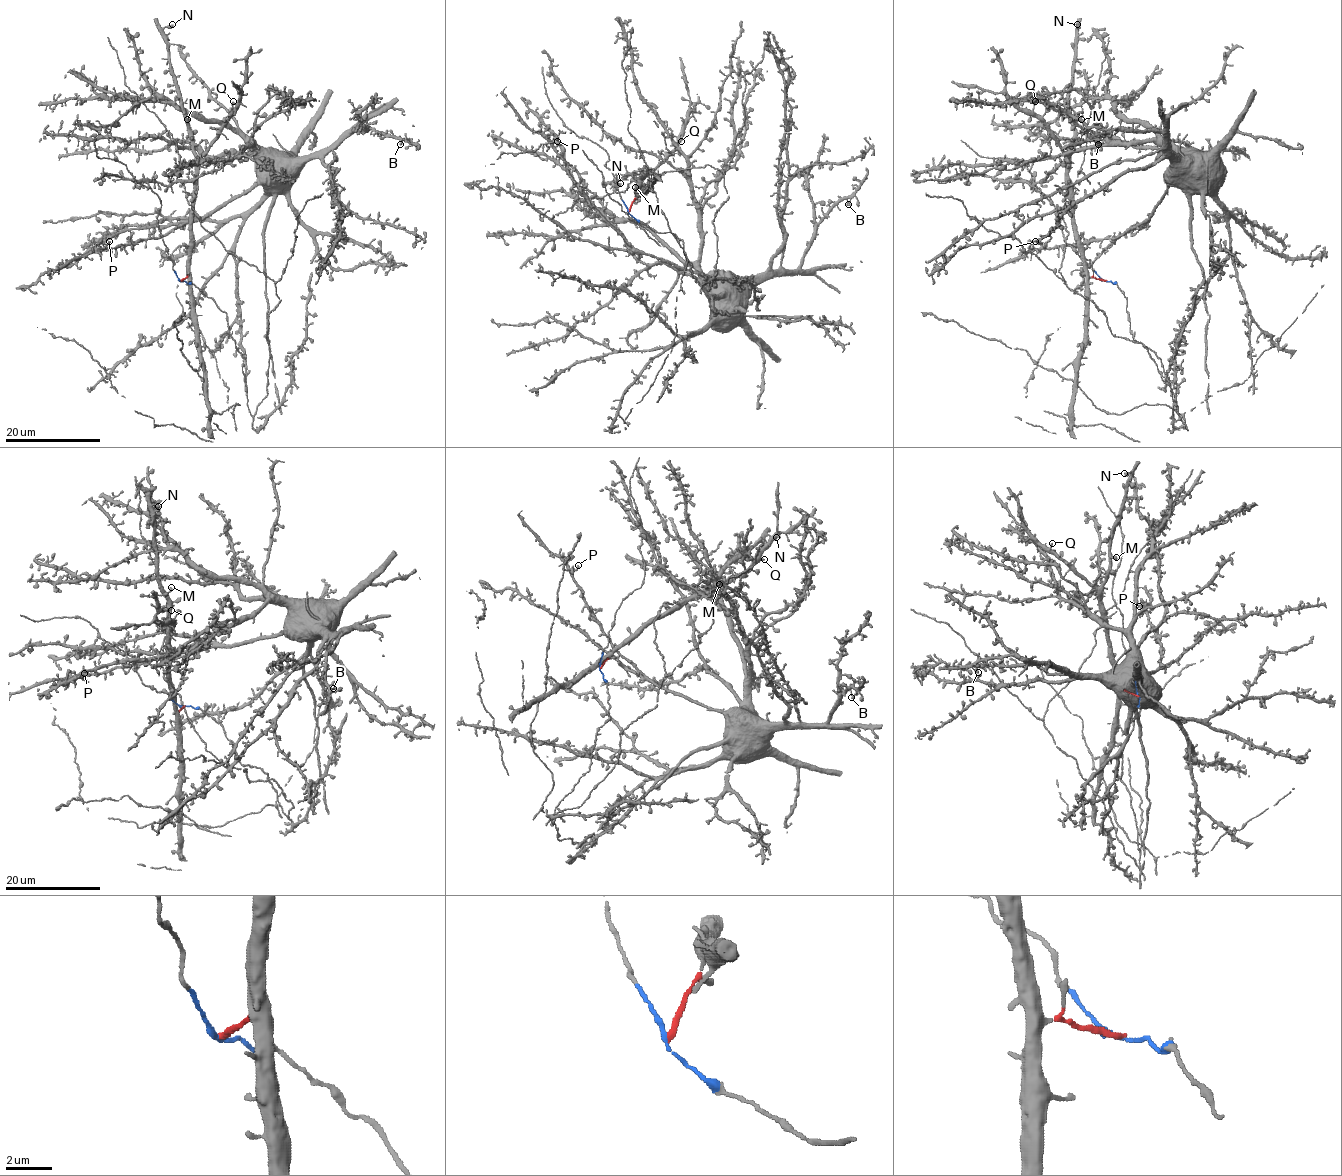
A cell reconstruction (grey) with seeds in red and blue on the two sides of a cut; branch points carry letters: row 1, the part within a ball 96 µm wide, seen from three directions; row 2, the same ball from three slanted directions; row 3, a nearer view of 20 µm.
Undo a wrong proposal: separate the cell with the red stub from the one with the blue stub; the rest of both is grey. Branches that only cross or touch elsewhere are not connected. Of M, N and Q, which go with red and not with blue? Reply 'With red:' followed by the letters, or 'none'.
With red: M, N, Q

